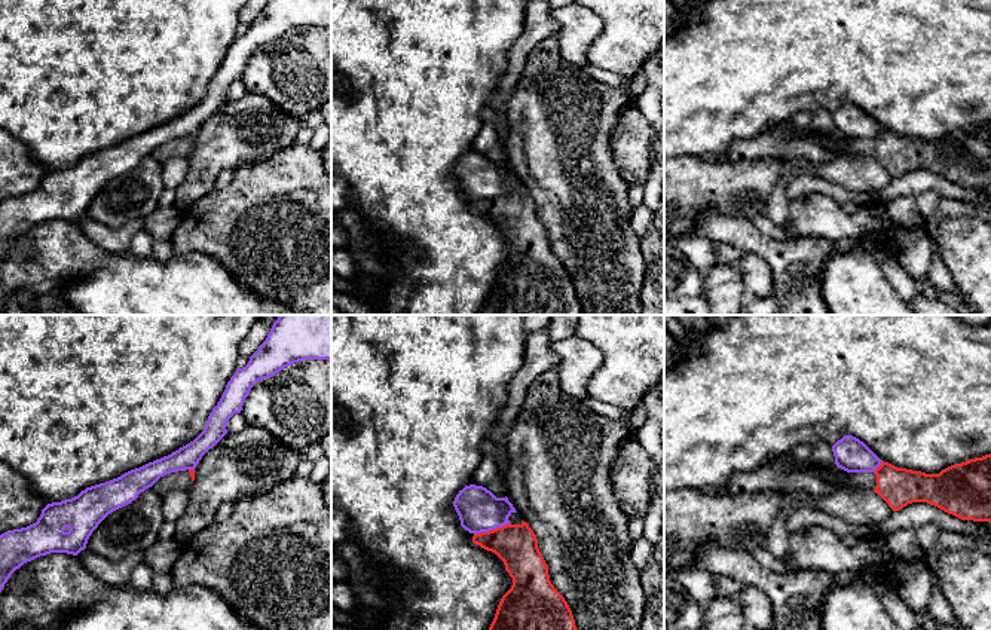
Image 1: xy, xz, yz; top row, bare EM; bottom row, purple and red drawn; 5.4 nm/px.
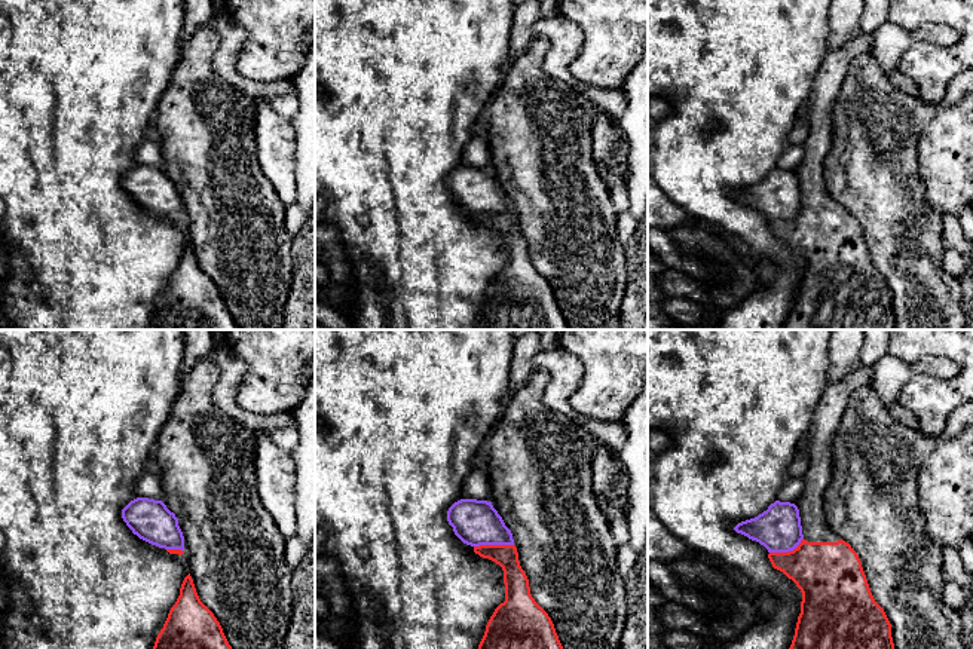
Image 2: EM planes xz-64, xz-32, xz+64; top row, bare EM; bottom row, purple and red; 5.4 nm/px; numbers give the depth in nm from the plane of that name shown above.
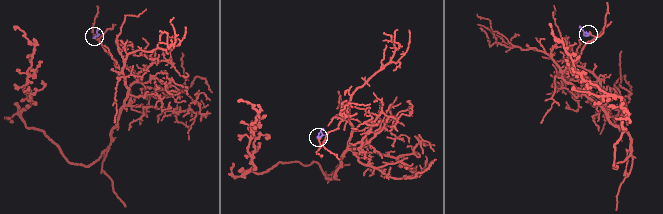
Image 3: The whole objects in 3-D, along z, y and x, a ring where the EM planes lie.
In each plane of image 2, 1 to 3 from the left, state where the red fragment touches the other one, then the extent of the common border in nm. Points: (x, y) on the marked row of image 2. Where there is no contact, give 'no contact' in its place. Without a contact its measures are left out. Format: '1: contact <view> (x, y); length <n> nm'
1: contact xz-64 (174, 548); length 90 nm
2: contact xz-32 (493, 544); length 220 nm
3: contact xz+64 (786, 551); length 200 nm

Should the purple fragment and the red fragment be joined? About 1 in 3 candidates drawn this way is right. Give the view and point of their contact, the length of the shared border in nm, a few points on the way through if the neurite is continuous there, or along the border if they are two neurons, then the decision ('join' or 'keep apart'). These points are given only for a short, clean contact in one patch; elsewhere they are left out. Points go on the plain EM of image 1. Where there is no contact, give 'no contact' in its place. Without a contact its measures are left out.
contact xz (492, 196); length 220 nm; border xz (510, 190), (474, 202); keep apart

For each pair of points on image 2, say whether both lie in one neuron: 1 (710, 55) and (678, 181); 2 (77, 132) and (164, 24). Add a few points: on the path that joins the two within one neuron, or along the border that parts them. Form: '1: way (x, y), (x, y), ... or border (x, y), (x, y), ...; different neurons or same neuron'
1: way (710, 86), (710, 112), (697, 128), (697, 150); same neuron
2: way (80, 104), (135, 49); same neuron

